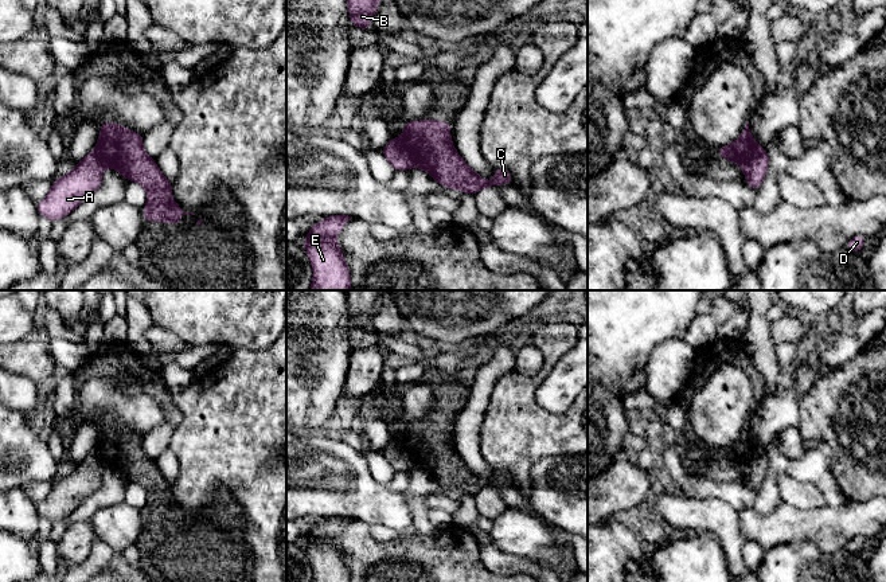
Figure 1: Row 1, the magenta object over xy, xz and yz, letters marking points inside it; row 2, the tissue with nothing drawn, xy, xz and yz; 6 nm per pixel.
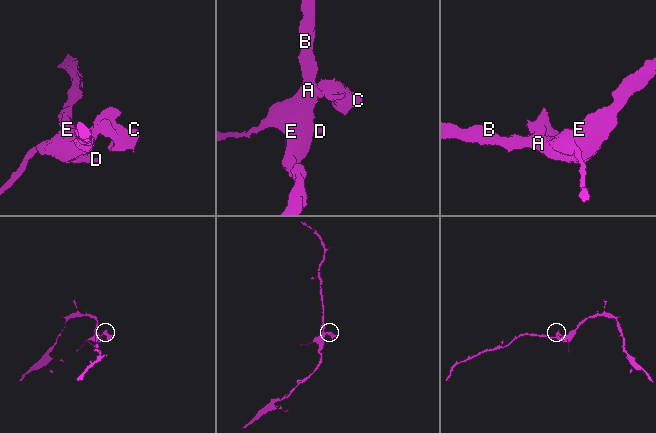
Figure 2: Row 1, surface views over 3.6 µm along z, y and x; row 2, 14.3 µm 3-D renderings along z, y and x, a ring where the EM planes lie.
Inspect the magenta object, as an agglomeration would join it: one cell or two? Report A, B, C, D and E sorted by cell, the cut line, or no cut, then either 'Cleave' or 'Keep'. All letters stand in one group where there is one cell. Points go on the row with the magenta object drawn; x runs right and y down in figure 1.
Groups: A B D E / C. Split along xz (395, 140), (413, 165). Cleave

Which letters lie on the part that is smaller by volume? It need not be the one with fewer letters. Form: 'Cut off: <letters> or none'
Cut off: C

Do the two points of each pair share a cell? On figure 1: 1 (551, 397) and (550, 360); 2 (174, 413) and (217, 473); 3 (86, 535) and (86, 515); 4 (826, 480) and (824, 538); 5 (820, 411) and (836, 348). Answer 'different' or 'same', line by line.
1: different
2: different
3: different
4: different
5: different

